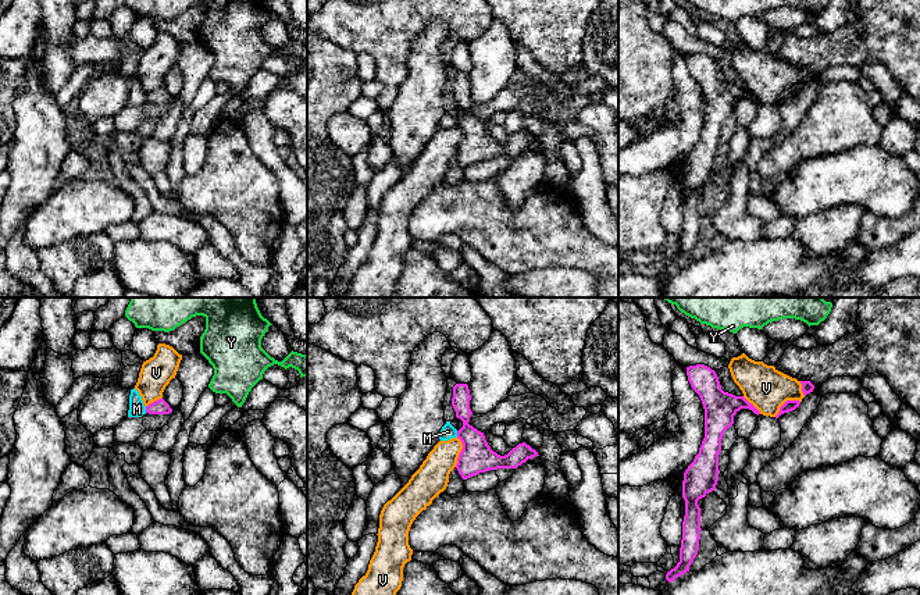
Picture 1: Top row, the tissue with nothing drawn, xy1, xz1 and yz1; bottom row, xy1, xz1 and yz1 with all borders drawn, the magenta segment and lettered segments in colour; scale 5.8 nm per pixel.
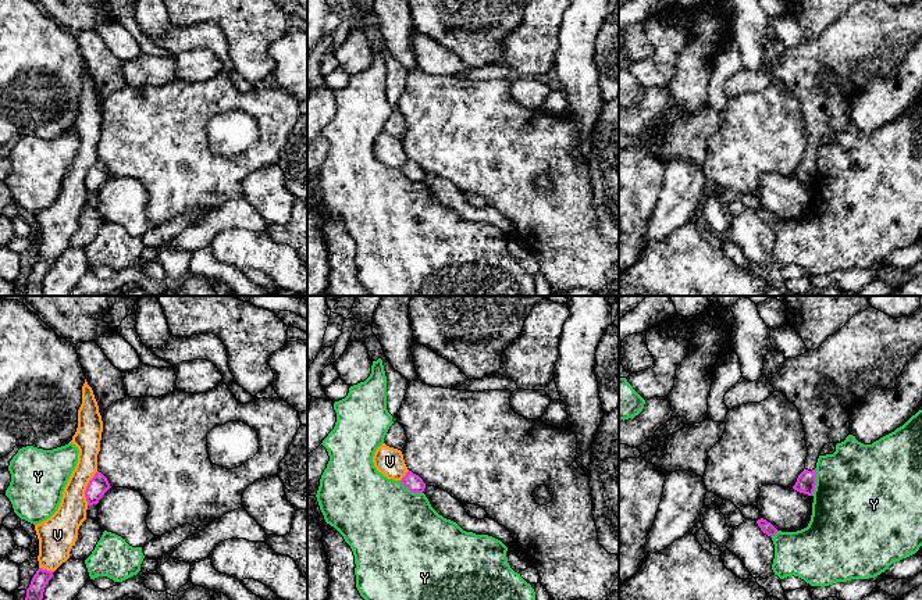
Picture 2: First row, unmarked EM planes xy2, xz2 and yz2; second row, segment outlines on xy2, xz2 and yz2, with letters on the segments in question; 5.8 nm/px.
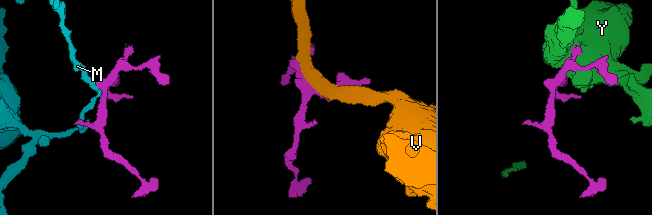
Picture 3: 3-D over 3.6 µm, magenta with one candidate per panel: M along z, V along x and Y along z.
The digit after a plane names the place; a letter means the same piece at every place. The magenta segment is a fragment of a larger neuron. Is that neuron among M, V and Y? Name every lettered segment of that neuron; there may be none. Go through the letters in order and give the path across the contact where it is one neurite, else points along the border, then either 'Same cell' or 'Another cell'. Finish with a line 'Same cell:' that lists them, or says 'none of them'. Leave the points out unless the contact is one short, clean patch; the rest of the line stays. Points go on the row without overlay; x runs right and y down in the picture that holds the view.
M: Boundary: xy1 (145, 95), (146, 100). Another cell
V: Another cell
Y: Another cell
Same cell: none of them

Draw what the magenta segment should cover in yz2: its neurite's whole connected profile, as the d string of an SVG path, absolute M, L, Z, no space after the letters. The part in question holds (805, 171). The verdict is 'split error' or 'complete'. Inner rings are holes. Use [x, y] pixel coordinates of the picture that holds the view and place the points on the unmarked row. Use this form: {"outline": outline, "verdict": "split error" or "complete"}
{"outline": "M882 0L855 3L840 19L818 38L786 47L780 61L770 62L775 81L782 81L801 104L808 144L794 179L812 185L816 174L816 151L827 132L840 132L850 124L850 94L859 90L869 76L894 78L897 65L915 42L922 39L922 0L893 7Z", "verdict": "split error"}

